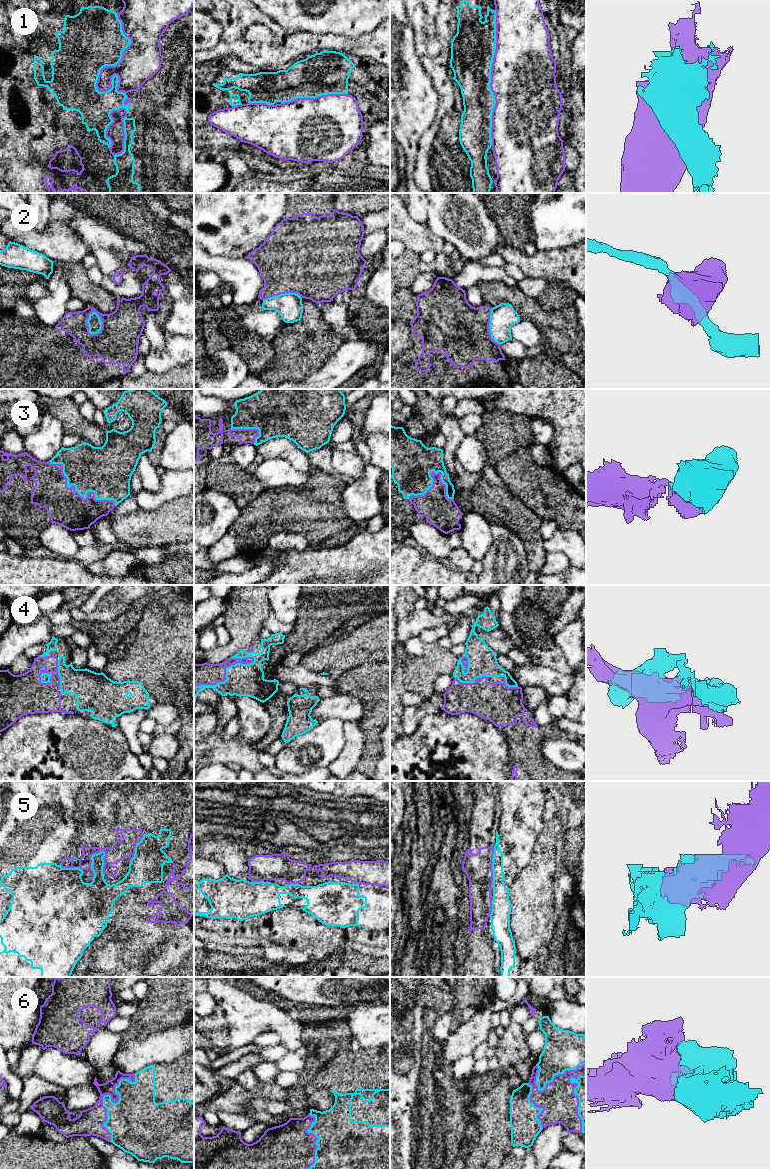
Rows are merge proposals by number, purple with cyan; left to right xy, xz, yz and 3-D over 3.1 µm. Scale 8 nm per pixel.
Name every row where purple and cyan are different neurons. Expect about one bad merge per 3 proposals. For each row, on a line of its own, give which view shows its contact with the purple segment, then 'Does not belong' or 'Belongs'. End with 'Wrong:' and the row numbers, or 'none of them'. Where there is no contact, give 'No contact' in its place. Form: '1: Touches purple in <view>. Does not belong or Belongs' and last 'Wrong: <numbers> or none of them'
1: Touches purple in xy. Does not belong
2: Touches purple in xy. Does not belong
3: Touches purple in xy. Belongs
4: Touches purple in xz. Does not belong
5: Touches purple in xy. Does not belong
6: Touches purple in xy. Belongs
Wrong: 1, 2, 4, 5

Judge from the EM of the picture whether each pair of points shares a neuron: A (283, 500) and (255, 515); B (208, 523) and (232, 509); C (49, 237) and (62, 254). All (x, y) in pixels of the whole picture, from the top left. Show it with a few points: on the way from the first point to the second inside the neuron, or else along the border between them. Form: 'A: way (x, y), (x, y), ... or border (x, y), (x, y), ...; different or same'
A: way (276, 507), (268, 514), (262, 515); same
B: way (214, 519), (222, 511), (226, 511); same
C: way (53, 241), (62, 250); same

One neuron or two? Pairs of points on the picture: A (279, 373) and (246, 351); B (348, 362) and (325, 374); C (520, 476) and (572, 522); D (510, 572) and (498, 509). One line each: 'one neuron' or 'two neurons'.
A: two neurons
B: one neuron
C: one neuron
D: two neurons

